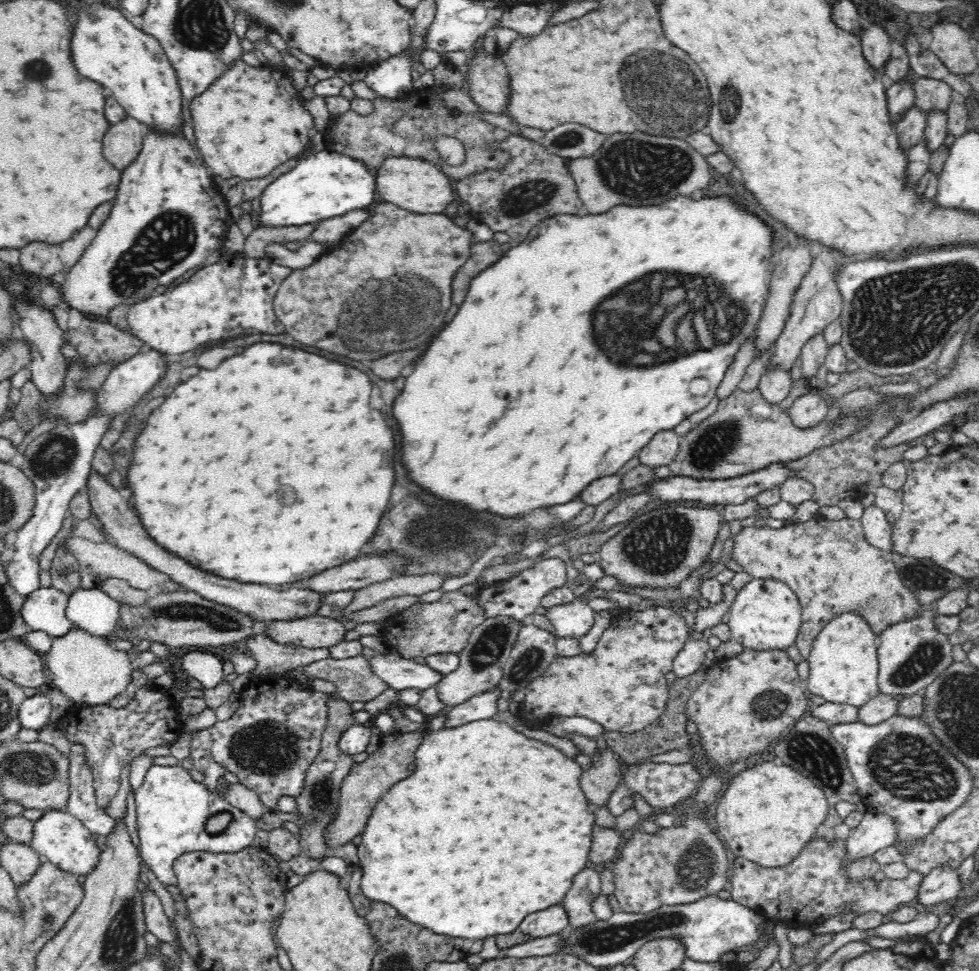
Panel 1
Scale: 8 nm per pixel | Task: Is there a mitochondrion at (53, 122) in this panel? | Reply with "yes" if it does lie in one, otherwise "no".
no

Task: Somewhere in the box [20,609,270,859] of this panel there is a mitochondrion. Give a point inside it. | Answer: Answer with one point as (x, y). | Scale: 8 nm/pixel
(219, 823)

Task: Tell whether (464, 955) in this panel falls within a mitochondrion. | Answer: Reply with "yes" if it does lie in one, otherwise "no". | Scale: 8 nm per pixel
no

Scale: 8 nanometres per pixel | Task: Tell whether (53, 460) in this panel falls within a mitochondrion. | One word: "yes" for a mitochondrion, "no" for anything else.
yes

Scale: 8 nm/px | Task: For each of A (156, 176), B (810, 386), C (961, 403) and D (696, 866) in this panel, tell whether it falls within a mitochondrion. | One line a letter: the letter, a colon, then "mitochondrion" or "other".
A: other
B: other
C: other
D: mitochondrion

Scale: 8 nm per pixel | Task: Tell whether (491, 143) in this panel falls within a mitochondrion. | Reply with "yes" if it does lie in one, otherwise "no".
no

